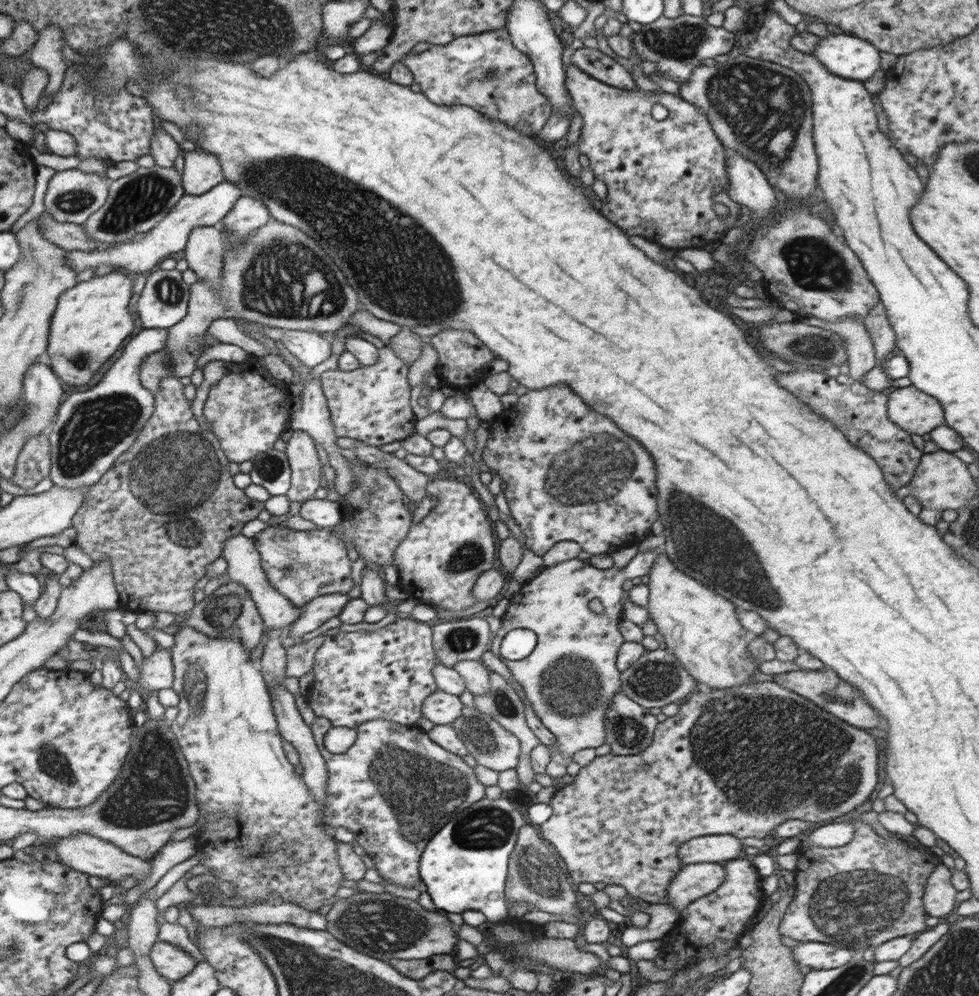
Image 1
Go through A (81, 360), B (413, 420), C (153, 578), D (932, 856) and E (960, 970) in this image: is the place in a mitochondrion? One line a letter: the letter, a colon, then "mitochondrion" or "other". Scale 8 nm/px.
A: mitochondrion
B: other
C: other
D: other
E: mitochondrion

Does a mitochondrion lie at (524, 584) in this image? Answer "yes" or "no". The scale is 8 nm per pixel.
no

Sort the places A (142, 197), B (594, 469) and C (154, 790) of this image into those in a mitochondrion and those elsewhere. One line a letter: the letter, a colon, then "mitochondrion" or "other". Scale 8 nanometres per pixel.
A: mitochondrion
B: mitochondrion
C: mitochondrion

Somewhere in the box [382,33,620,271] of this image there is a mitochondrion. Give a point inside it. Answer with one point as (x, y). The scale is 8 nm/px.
(492, 75)

